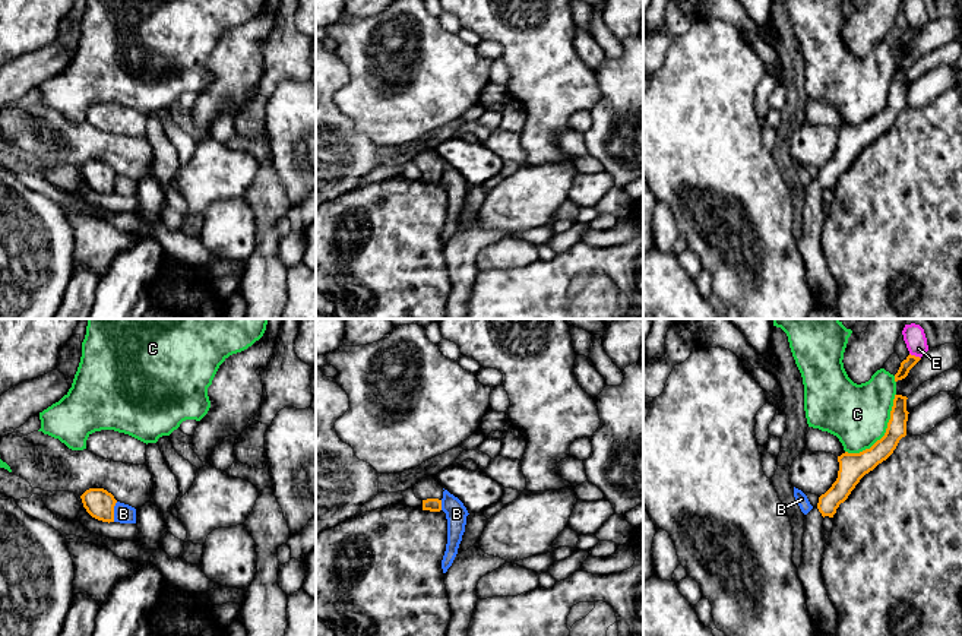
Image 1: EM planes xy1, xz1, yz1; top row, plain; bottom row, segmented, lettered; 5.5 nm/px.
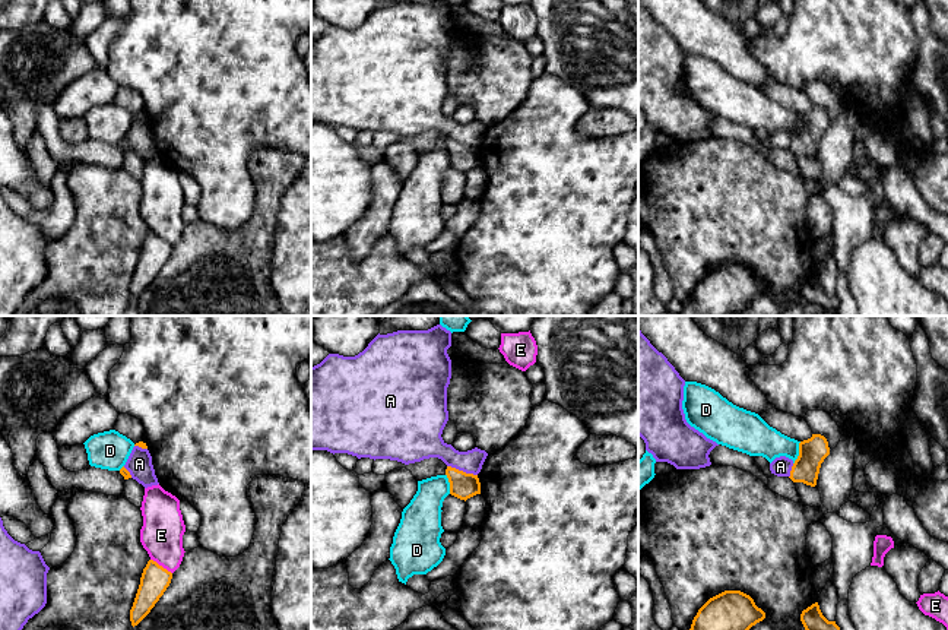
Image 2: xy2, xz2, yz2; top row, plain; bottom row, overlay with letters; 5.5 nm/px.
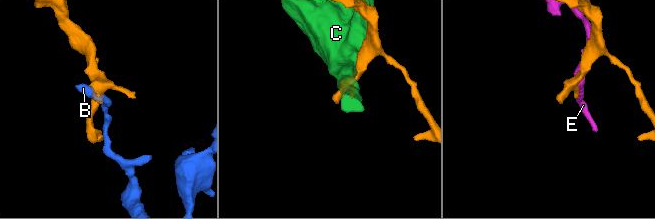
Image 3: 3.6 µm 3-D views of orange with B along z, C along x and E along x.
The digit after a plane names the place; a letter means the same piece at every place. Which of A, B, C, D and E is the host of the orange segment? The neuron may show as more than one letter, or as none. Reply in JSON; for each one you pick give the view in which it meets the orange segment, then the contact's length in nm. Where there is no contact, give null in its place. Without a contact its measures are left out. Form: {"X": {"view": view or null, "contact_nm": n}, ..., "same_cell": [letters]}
{"same_cell": []}

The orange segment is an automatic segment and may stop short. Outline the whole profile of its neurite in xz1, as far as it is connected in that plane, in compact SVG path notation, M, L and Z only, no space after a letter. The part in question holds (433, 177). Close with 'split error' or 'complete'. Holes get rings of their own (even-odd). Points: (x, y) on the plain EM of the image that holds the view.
M433 149L423 151L414 158L414 167L423 174L423 183L440 184L443 159Z; split error

